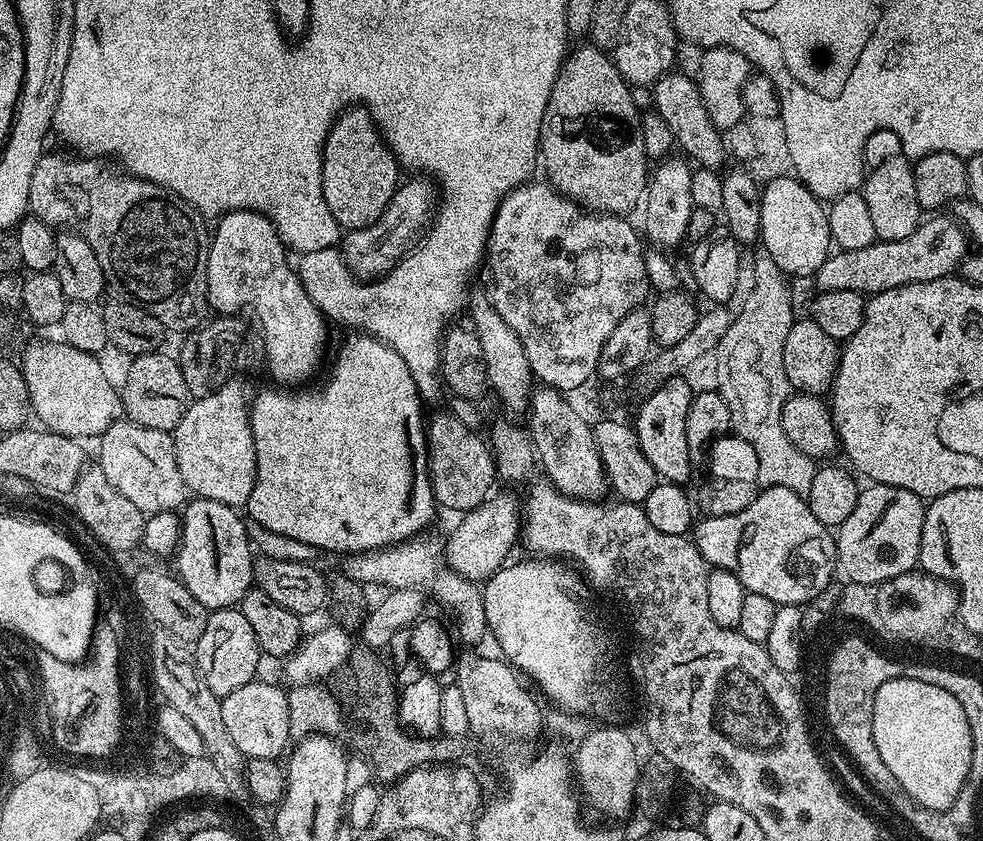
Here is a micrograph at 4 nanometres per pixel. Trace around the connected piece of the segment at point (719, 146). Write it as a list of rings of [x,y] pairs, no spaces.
[[[673,70],[661,80],[657,80],[651,89],[654,110],[658,115],[666,120],[666,125],[670,126],[670,131],[675,140],[677,149],[684,148],[683,155],[687,157],[693,165],[702,168],[720,170],[724,164],[724,140],[721,129],[714,126],[706,106],[702,102],[700,85],[695,79],[683,76],[679,70]]]

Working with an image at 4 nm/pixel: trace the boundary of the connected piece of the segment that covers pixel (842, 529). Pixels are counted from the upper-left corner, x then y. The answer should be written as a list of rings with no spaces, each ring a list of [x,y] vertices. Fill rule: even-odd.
[[[869,483],[867,487],[861,491],[850,518],[840,524],[834,536],[839,571],[844,571],[848,575],[847,579],[854,584],[886,582],[890,578],[898,578],[913,571],[920,562],[925,501],[921,500],[918,494],[910,494],[910,490],[898,486]]]

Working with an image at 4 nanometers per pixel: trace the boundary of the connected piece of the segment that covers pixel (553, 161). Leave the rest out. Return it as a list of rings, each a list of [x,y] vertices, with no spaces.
[[[584,42],[581,48],[573,47],[565,55],[564,62],[560,66],[560,73],[554,82],[554,90],[550,94],[550,102],[544,111],[544,121],[540,127],[540,150],[542,168],[548,171],[547,183],[551,184],[557,192],[567,196],[569,200],[575,200],[577,204],[596,214],[628,214],[632,207],[639,205],[645,199],[648,181],[650,179],[650,159],[644,152],[643,134],[640,129],[641,109],[636,109],[636,100],[632,97],[633,89],[624,81],[622,74],[618,74],[616,65],[612,63],[611,55],[603,48],[597,48],[591,42]]]

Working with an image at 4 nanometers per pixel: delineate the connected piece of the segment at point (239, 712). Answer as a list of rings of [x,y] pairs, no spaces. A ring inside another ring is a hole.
[[[257,678],[246,682],[234,694],[221,699],[222,722],[226,722],[226,734],[234,738],[234,746],[250,758],[280,760],[290,748],[290,706],[288,692],[268,680]]]

